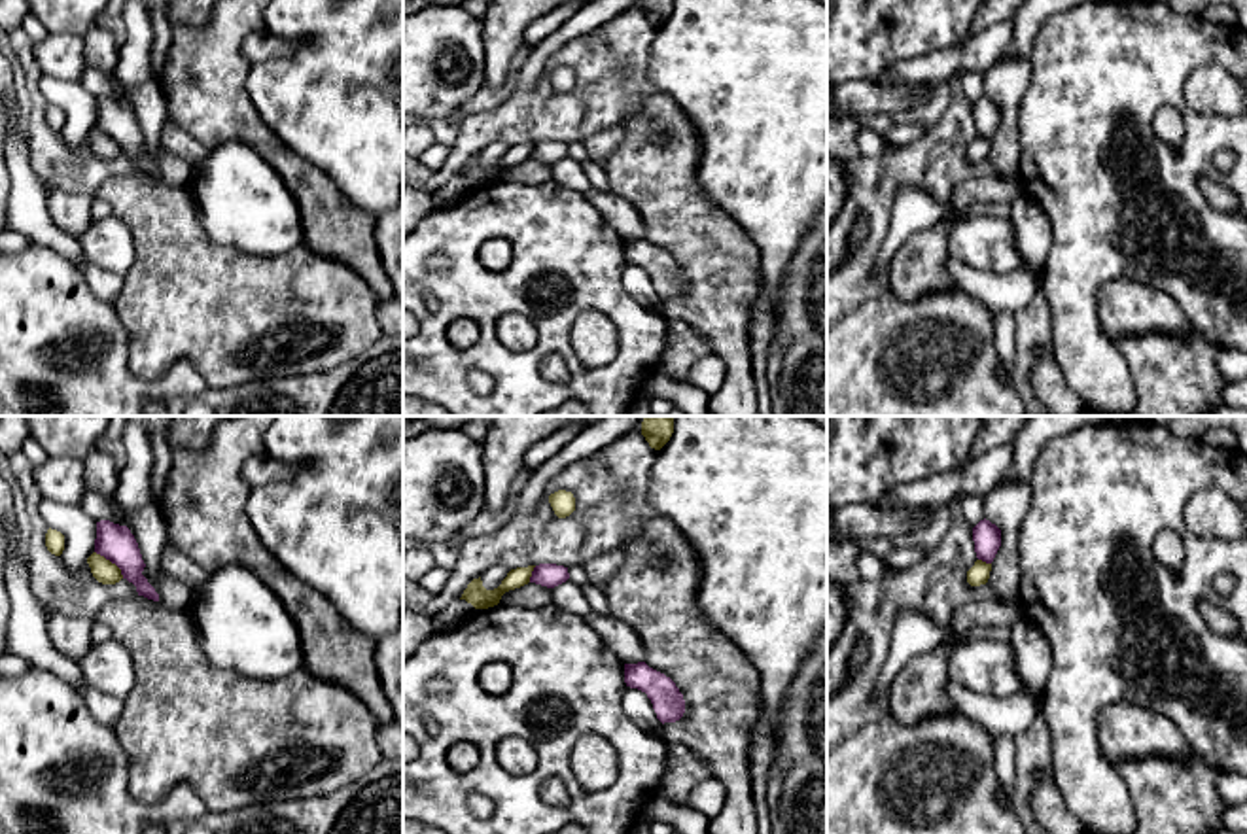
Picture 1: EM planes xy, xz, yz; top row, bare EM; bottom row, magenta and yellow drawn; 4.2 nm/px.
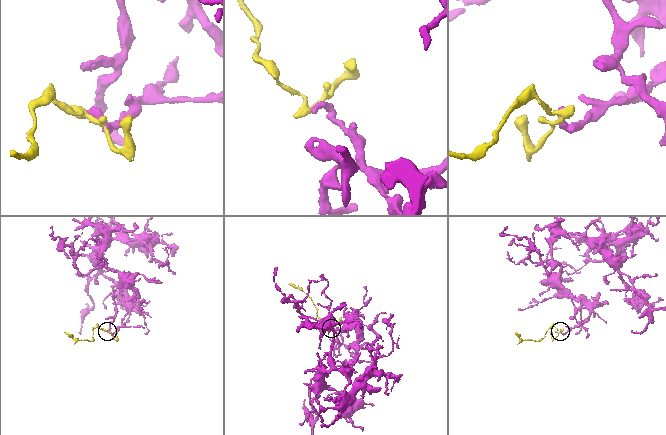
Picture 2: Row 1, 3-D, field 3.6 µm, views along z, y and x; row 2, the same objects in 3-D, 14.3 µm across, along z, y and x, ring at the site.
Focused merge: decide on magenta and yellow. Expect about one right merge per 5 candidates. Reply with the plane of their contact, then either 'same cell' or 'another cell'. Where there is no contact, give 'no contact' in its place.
xy | another cell

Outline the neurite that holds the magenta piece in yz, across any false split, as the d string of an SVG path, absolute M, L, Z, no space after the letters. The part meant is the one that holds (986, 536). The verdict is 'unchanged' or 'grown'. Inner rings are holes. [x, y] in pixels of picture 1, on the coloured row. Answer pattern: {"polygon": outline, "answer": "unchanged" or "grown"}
{"polygon": "M984 518L973 528L973 541L976 558L992 564L1001 547L1001 530Z", "answer": "unchanged"}

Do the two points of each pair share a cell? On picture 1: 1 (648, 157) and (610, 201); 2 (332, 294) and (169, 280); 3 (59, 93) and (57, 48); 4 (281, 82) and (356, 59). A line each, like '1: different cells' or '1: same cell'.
1: different cells
2: same cell
3: different cells
4: same cell

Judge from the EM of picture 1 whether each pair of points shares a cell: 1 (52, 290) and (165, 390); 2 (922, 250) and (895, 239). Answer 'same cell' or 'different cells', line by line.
1: same cell
2: different cells

